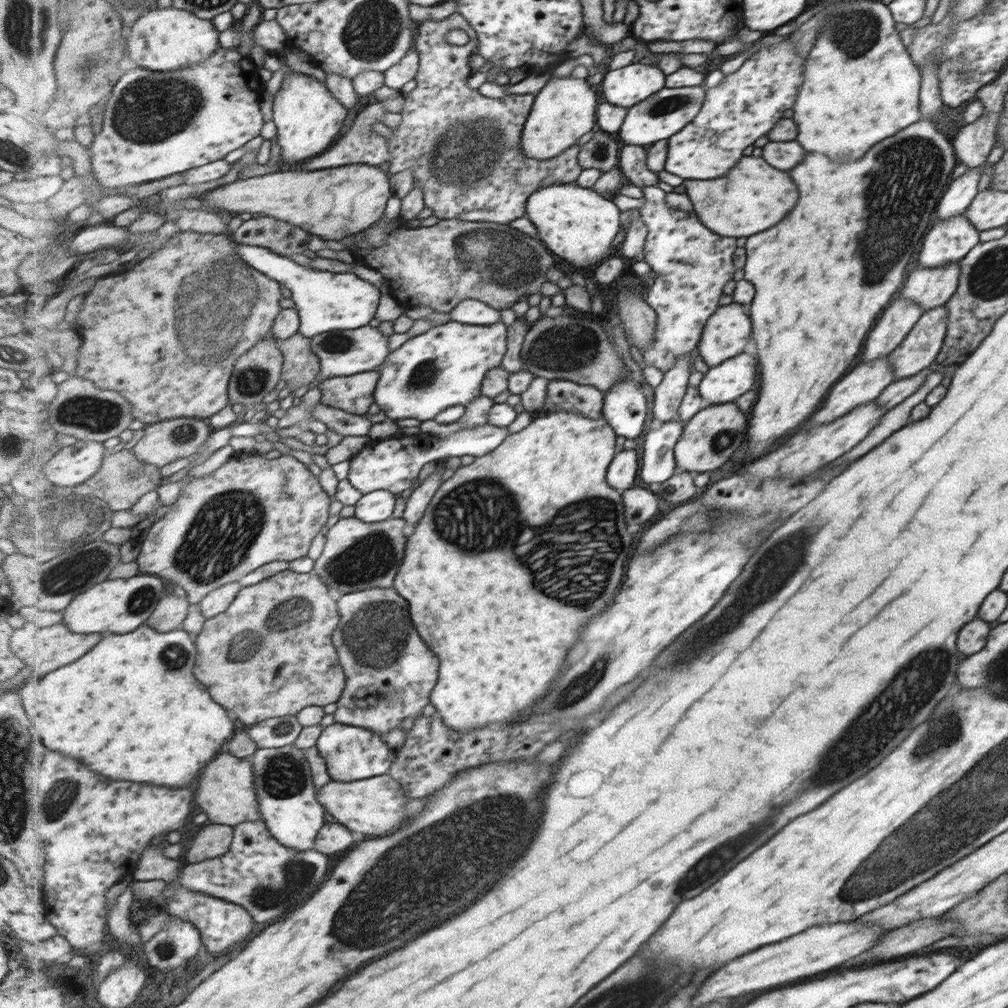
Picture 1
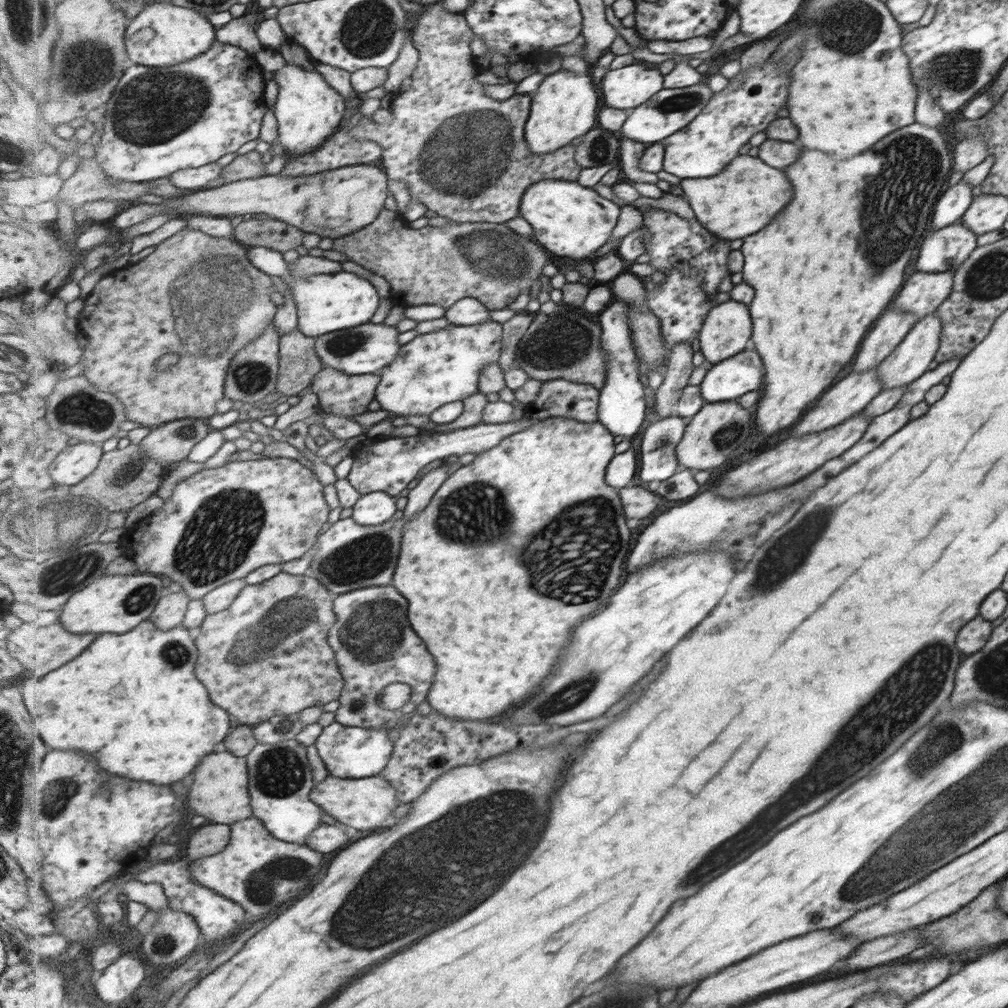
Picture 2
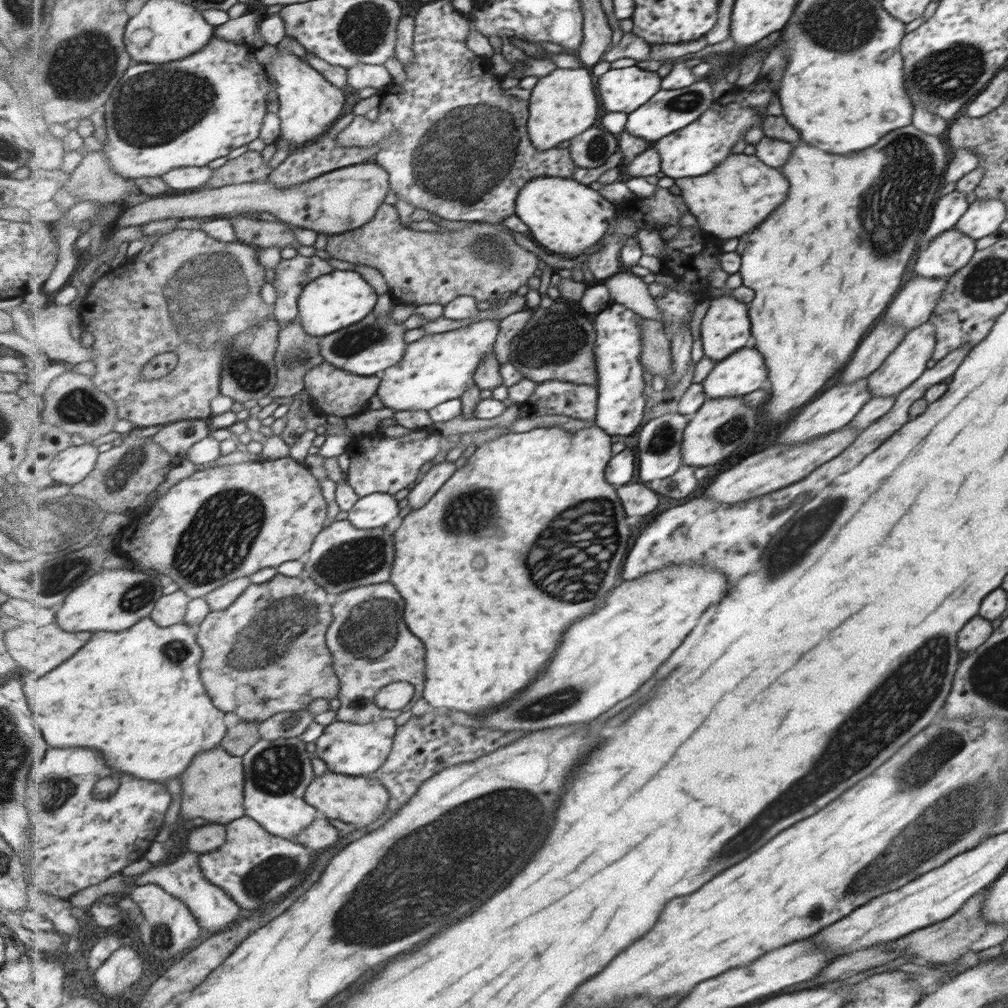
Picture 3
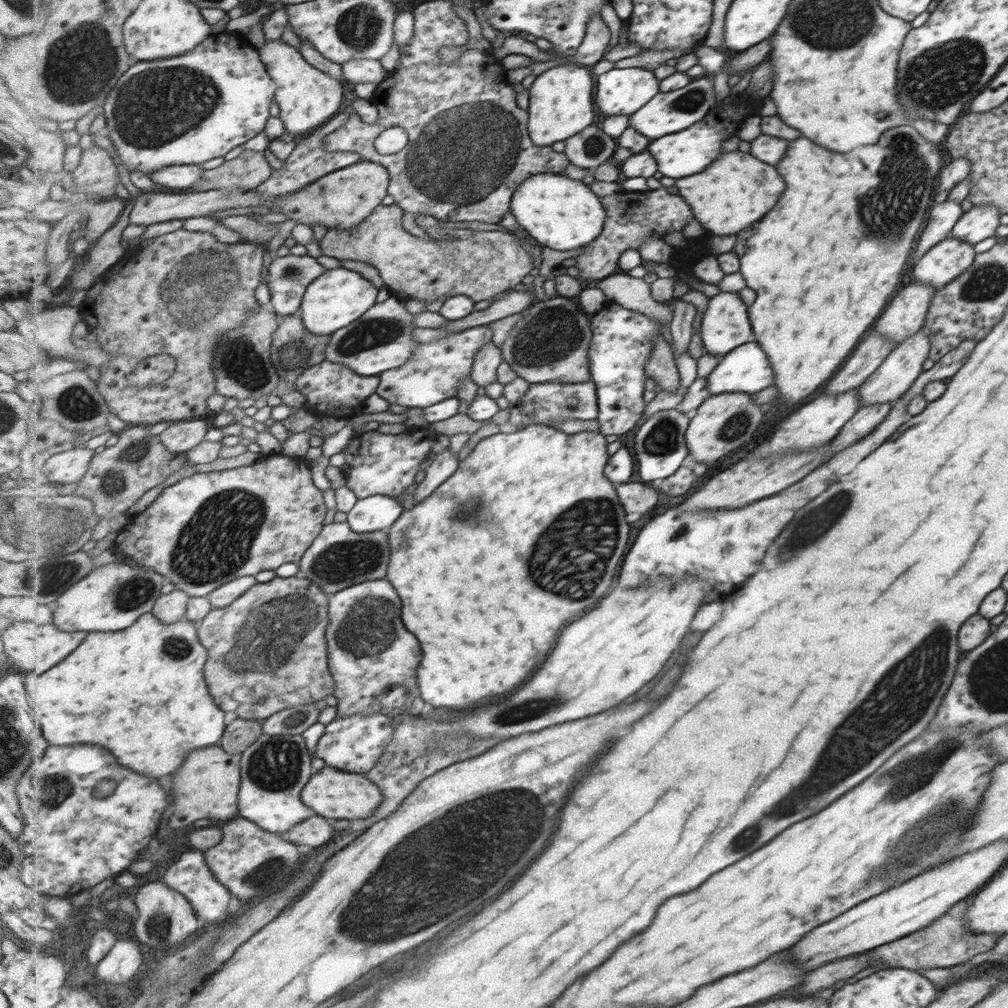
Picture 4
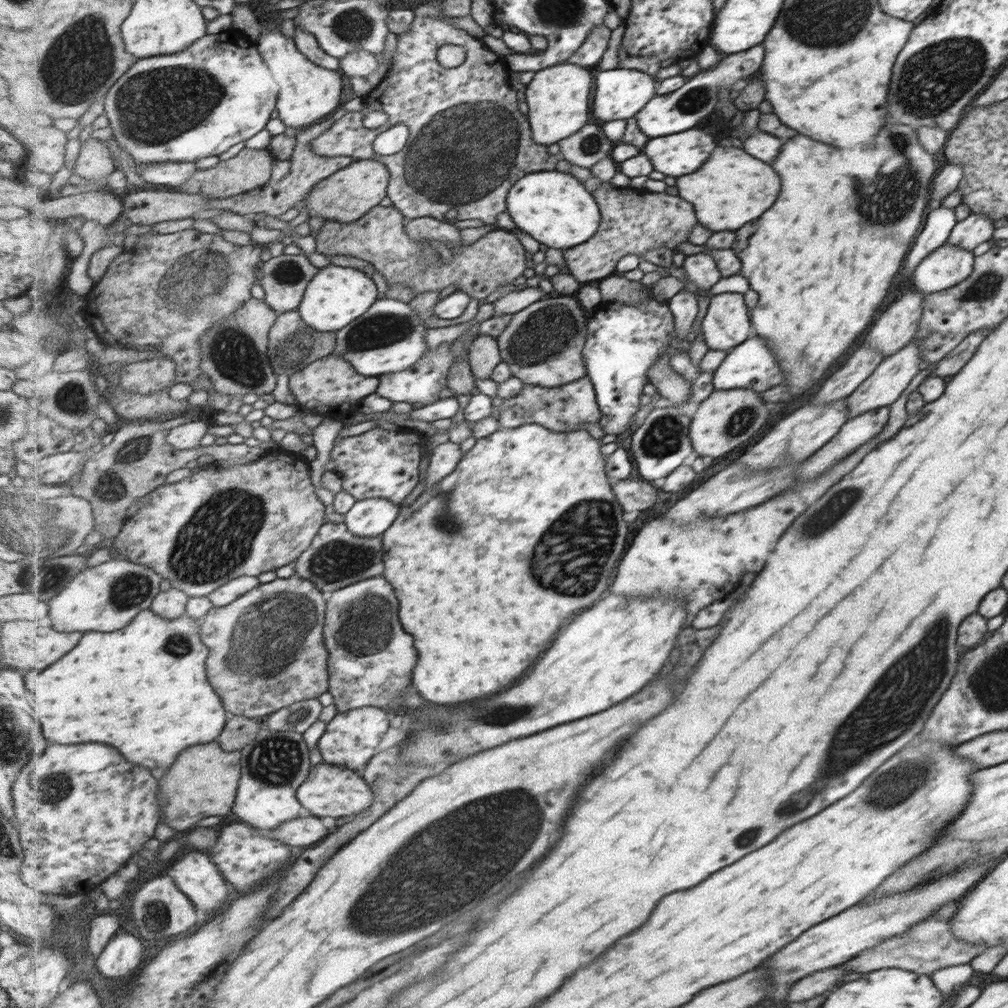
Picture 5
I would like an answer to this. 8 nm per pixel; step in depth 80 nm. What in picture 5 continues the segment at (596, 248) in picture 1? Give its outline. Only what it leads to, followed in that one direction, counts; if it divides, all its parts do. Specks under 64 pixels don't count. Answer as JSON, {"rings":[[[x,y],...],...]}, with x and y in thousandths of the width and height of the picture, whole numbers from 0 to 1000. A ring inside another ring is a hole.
{"rings":[[[546,169],[523,173],[517,177],[503,196],[505,212],[517,229],[525,232],[537,244],[561,249],[561,246],[574,244],[590,234],[596,222],[596,208],[590,200],[588,192],[580,188],[578,181],[574,181],[565,172]]]}

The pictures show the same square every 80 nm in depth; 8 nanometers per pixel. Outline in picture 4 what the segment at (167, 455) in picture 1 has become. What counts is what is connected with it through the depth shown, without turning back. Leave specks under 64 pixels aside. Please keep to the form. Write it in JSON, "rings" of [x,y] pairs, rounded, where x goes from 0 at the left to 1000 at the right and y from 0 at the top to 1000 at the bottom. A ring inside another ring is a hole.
{"rings":[[[196,415],[174,418],[158,431],[158,435],[171,449],[186,449],[201,438],[205,427],[207,427],[205,419]]]}

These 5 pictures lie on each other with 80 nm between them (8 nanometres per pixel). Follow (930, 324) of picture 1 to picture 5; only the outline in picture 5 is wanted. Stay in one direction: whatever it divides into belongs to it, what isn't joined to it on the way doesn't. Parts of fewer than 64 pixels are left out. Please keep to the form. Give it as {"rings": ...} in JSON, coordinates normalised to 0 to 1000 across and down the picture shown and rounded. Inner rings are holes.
{"rings":[[[904,337],[891,349],[885,350],[884,353],[872,359],[863,374],[856,378],[842,394],[839,394],[839,415],[846,415],[861,409],[861,407],[872,406],[874,403],[882,403],[888,399],[894,393],[894,389],[900,385],[904,376],[913,369],[911,363],[914,358],[914,349],[909,337]]]}

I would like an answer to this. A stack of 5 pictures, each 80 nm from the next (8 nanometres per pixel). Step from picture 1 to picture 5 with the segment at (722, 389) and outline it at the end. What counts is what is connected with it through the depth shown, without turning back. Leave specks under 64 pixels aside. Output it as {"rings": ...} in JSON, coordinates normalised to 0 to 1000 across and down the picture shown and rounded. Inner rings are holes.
{"rings":[[[749,332],[724,346],[711,366],[706,369],[706,384],[709,387],[745,386],[753,390],[765,383],[775,381],[777,379],[775,365],[769,357],[769,351],[761,347],[762,343],[759,339],[758,335]]]}

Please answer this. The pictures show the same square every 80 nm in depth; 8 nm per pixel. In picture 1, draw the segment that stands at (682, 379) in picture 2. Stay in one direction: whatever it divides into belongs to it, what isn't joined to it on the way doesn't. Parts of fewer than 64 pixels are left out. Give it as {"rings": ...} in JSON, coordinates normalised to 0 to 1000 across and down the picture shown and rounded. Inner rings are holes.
{"rings":[[[675,353],[671,362],[659,371],[659,376],[650,385],[648,414],[658,420],[674,415],[672,407],[685,384],[686,373],[686,353]]]}

